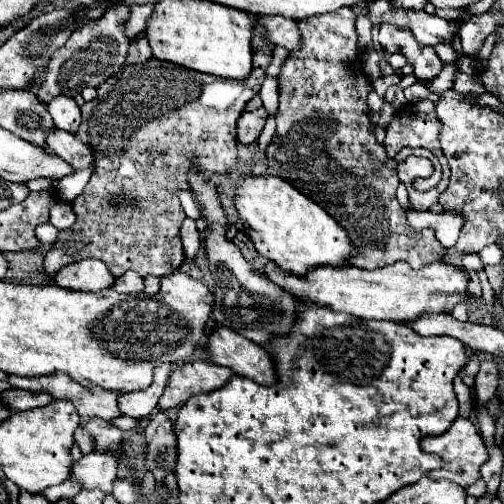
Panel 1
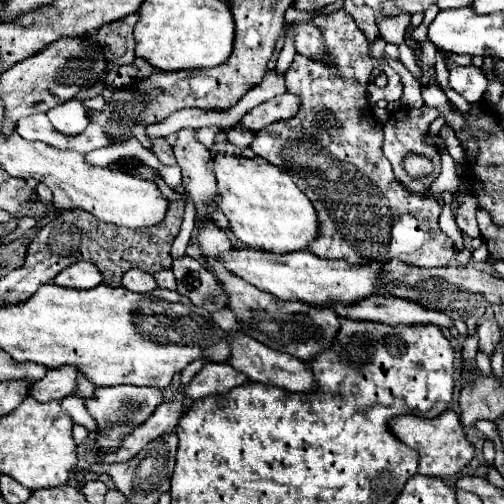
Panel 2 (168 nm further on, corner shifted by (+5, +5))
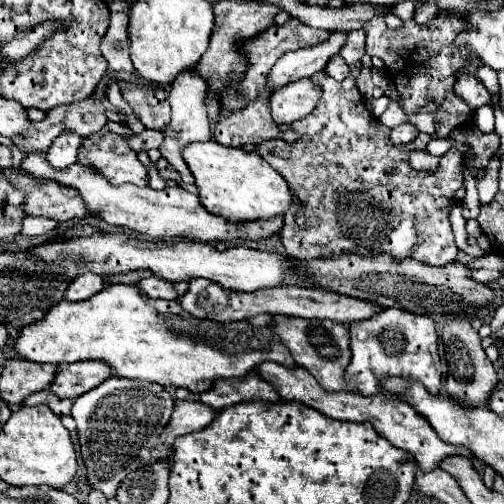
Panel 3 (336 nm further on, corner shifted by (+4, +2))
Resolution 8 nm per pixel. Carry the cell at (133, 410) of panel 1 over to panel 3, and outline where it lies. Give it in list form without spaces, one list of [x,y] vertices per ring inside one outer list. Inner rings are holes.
[[[109,377],[75,399],[71,417],[77,421],[81,443],[81,457],[87,467],[87,479],[93,489],[105,495],[115,495],[121,479],[129,469],[137,469],[153,459],[165,459],[171,453],[169,445],[157,443],[165,423],[169,423],[173,397],[163,387],[149,387],[149,383],[133,383],[131,379]]]

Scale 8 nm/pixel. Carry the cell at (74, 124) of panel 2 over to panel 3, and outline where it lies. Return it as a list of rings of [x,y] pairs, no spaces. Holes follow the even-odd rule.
[[[63,131],[63,133],[53,141],[53,145],[51,145],[49,151],[47,151],[49,163],[53,163],[53,167],[57,167],[57,169],[69,167],[71,163],[77,161],[77,151],[79,151],[81,143],[83,143],[81,135],[73,133],[73,131]]]

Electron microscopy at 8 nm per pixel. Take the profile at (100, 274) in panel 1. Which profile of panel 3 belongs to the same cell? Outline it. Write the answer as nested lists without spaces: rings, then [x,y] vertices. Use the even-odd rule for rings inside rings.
[[[83,273],[69,283],[69,287],[65,291],[65,299],[67,301],[83,301],[83,299],[89,299],[95,293],[99,293],[103,287],[105,287],[103,277],[99,277],[97,273]]]

